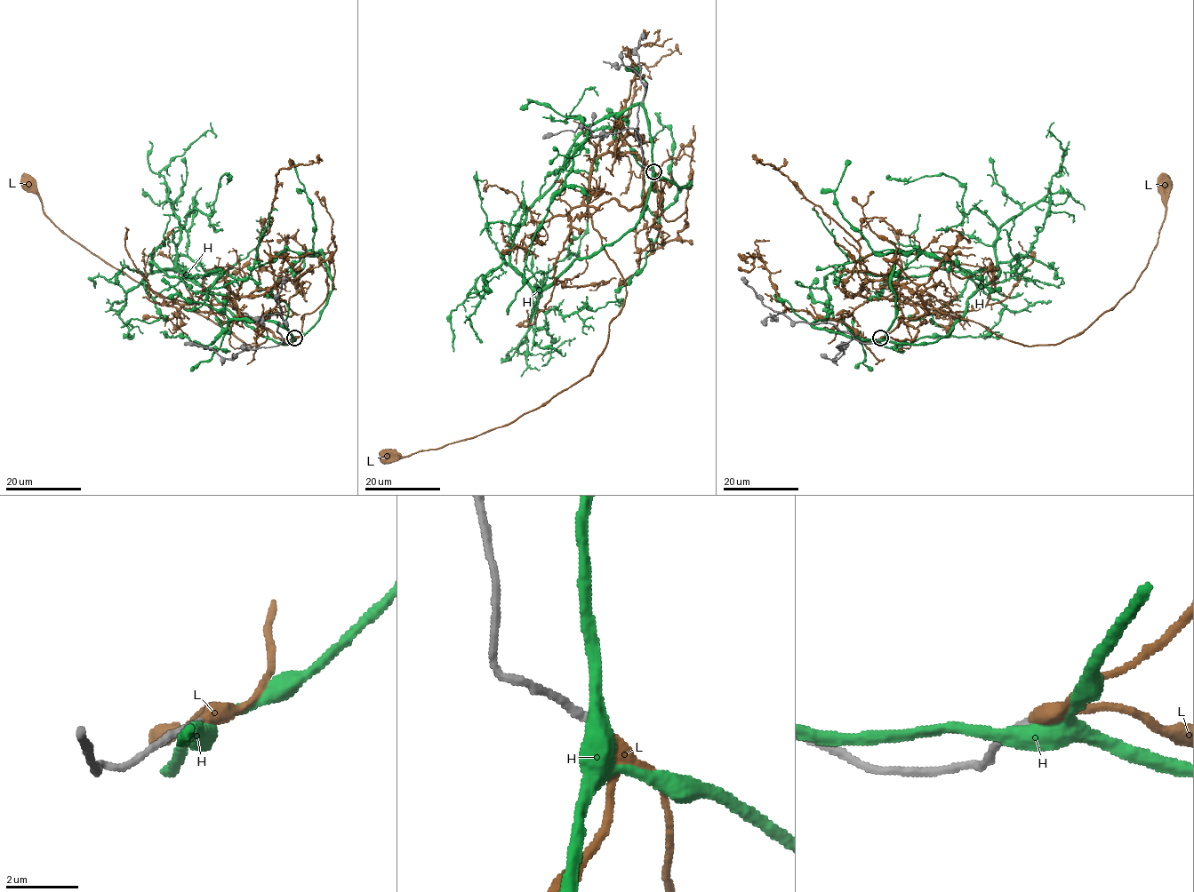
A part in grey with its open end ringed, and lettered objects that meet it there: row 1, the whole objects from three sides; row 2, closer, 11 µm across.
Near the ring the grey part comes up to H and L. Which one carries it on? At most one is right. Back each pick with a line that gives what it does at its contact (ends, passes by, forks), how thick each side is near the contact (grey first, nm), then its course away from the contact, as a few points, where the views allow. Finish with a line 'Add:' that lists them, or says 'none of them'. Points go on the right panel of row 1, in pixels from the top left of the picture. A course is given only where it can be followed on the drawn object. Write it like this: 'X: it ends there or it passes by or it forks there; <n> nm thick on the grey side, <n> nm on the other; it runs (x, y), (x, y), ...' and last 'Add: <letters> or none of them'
L: it ends there; 220 nm thick on the grey side, 440 nm on the other; it runs (879, 338), (912, 339), (917, 306), (1031, 346), (1079, 335), (1146, 268), (1163, 184)
Add: L

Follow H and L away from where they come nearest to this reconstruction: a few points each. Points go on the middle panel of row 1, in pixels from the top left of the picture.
H: (653, 171), (635, 226), (543, 288), (510, 264), (509, 237), (574, 140), (609, 127), (614, 139), (636, 106)
L: (653, 171), (637, 206), (610, 199), (588, 208), (626, 294), (592, 370), (512, 421), (436, 449), (388, 454)

